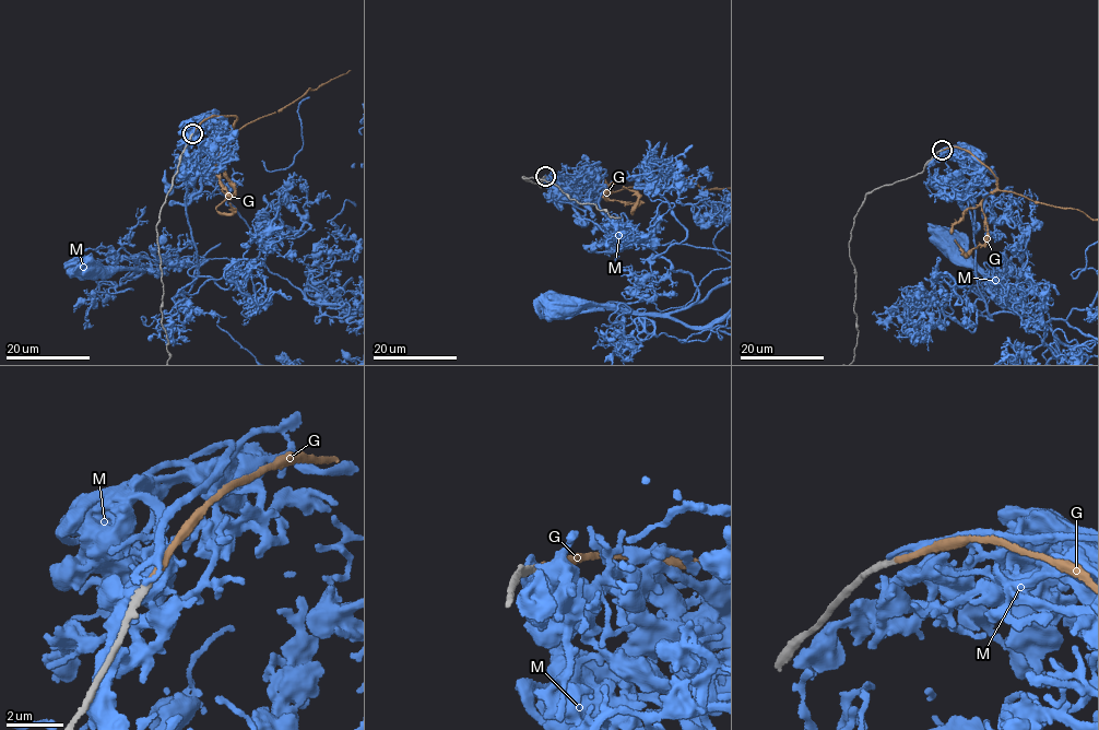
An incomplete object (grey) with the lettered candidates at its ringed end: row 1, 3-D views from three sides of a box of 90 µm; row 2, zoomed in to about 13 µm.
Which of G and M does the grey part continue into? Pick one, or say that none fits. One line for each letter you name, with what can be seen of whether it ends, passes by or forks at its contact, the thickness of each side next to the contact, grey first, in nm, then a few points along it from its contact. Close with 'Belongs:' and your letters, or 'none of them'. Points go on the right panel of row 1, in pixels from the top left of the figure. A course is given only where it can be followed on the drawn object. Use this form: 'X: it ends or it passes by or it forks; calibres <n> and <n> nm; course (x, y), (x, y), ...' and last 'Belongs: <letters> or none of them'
G: it ends; calibres 220 and 220 nm
Belongs: G

